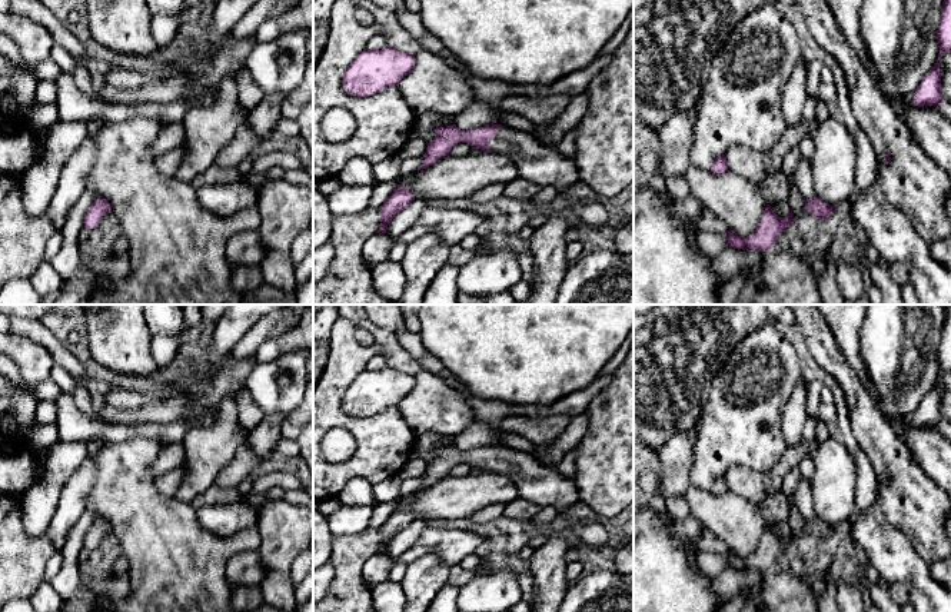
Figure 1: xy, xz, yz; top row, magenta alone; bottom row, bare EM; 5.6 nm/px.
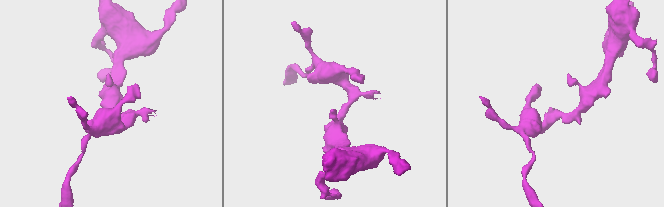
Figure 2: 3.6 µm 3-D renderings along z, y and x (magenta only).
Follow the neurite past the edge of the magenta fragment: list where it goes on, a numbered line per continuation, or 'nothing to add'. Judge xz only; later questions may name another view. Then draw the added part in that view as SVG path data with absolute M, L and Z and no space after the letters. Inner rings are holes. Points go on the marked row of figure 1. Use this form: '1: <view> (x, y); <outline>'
1: xz (536, 163); M496 129L489 146L492 152L503 153L515 162L519 177L538 186L552 186L558 194L566 193L579 182L575 162L558 149L543 146L531 133Z

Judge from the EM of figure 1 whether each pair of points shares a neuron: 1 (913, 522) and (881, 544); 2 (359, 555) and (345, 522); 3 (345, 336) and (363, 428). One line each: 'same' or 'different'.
1: different
2: different
3: same

